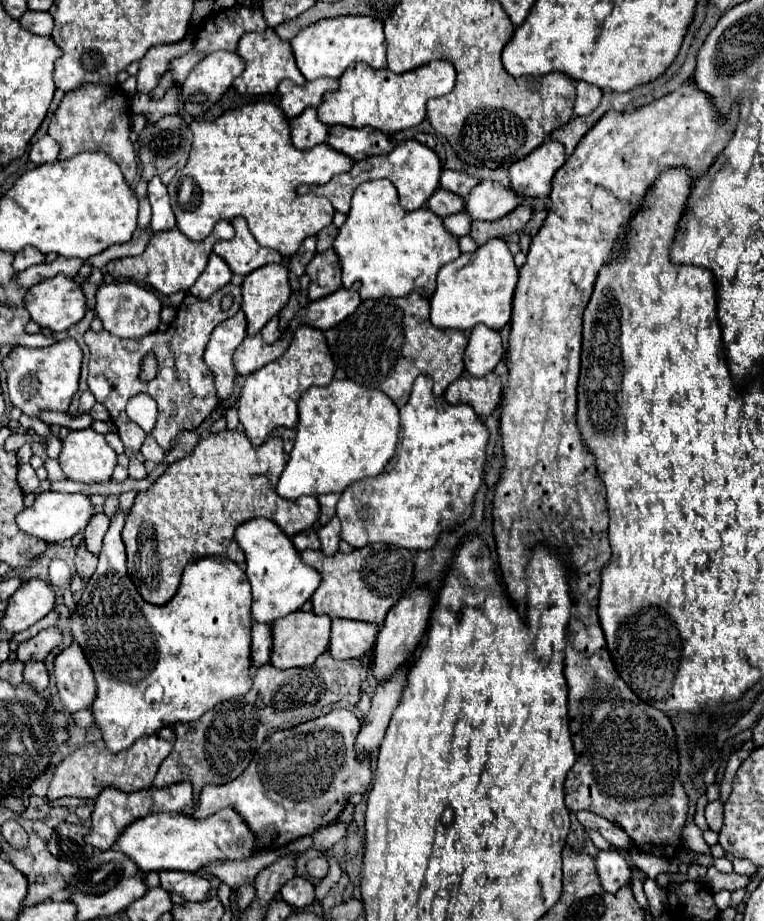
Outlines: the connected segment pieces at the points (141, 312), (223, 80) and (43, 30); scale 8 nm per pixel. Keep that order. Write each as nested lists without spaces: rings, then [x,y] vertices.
[[[130,281],[108,283],[102,285],[96,293],[96,313],[102,319],[102,325],[108,333],[122,339],[132,339],[132,337],[144,337],[158,329],[162,303],[150,289],[144,289],[136,283]]]
[[[216,51],[206,55],[180,87],[182,111],[198,117],[212,107],[244,71],[244,61],[236,53]]]
[[[26,11],[24,17],[20,17],[20,25],[34,35],[50,35],[54,19],[48,11]]]

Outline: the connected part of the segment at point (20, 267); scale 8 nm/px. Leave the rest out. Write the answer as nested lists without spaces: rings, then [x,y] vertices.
[[[28,247],[28,249],[22,249],[20,253],[14,255],[12,267],[14,267],[14,271],[24,271],[24,269],[36,265],[36,263],[42,263],[42,261],[44,261],[44,253],[40,253],[38,249]]]

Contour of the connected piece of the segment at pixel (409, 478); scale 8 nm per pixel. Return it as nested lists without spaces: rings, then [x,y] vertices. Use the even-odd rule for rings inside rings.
[[[420,375],[414,381],[408,403],[400,407],[400,445],[396,455],[380,475],[356,481],[342,493],[336,513],[342,521],[342,539],[350,545],[364,547],[368,543],[390,543],[404,549],[426,551],[436,545],[440,533],[452,531],[470,517],[474,495],[482,485],[490,433],[470,405],[450,405],[446,401],[438,401],[434,393],[430,395],[430,391],[432,377]]]

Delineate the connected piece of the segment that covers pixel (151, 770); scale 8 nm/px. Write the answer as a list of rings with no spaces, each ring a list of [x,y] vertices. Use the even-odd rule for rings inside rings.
[[[170,727],[158,729],[156,733],[142,737],[136,741],[130,749],[112,753],[104,741],[94,741],[88,745],[78,747],[72,755],[62,759],[52,775],[50,787],[48,787],[48,799],[60,799],[60,797],[80,797],[80,799],[96,799],[104,787],[116,787],[120,791],[142,791],[152,787],[152,781],[156,777],[156,771],[160,763],[170,755],[174,747],[174,731]]]

